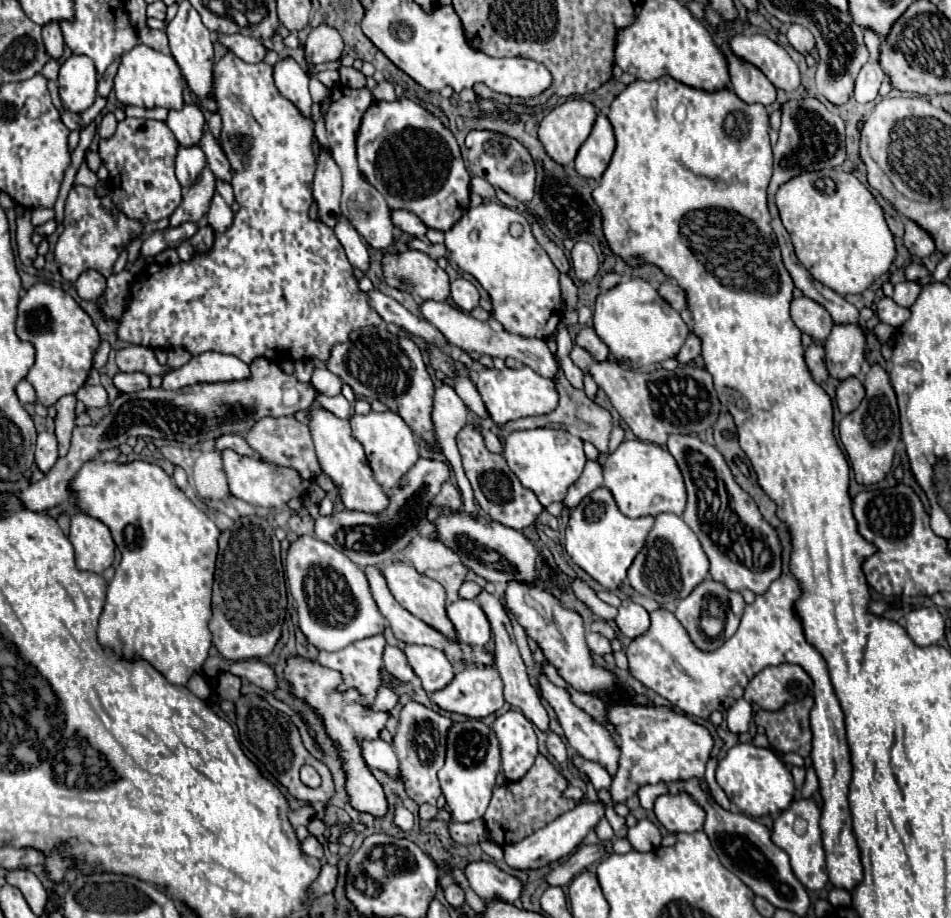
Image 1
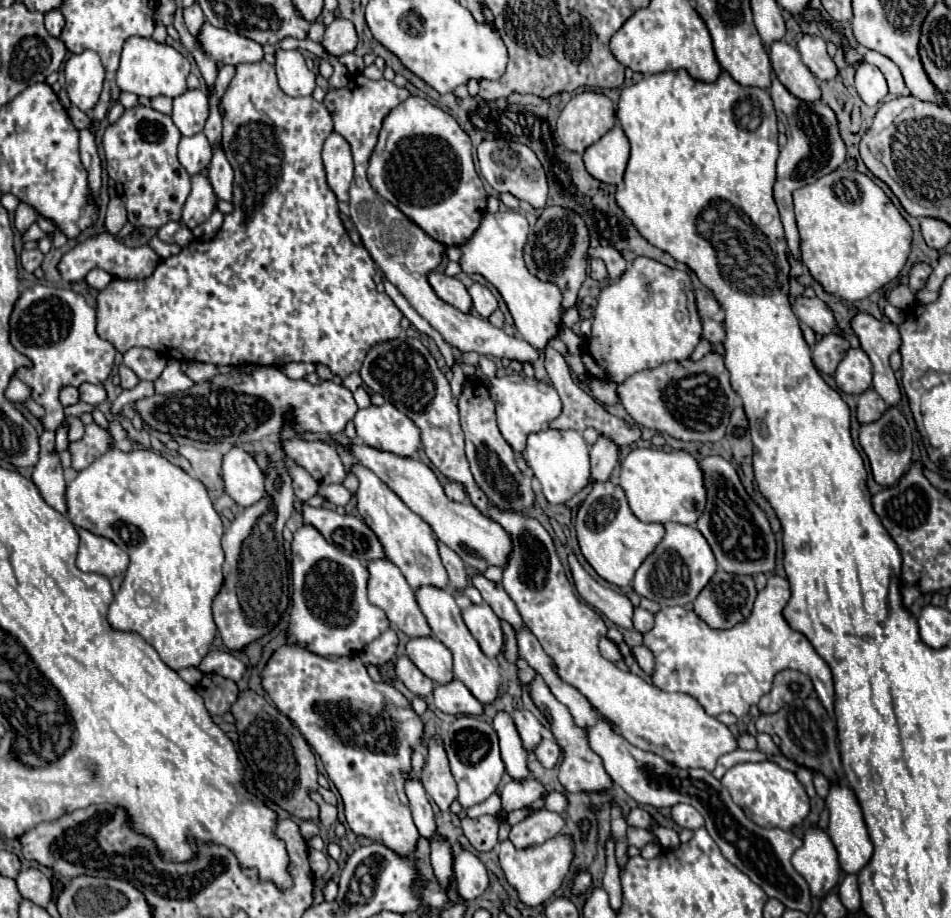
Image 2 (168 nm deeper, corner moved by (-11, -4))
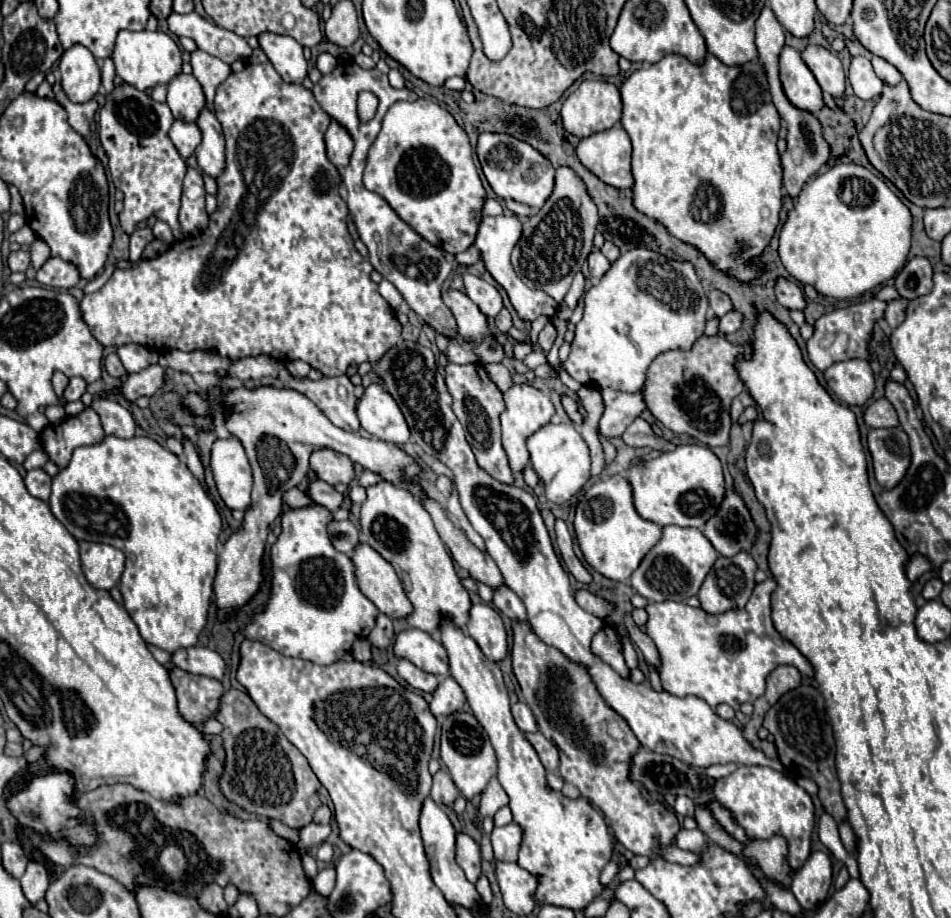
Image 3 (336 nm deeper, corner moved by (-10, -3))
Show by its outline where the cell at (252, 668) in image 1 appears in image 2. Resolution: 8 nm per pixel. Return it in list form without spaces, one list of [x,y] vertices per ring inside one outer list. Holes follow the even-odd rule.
[[[211,650],[209,654],[205,654],[205,658],[201,660],[197,668],[203,674],[219,674],[233,682],[239,682],[245,672],[245,664],[239,658],[235,658],[233,654],[223,652],[223,650]]]

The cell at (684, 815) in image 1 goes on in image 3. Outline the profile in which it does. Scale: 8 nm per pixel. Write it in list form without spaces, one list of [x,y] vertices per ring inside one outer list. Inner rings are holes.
[[[676,797],[676,805],[674,805],[674,811],[678,817],[694,817],[694,803],[688,799],[688,797]]]

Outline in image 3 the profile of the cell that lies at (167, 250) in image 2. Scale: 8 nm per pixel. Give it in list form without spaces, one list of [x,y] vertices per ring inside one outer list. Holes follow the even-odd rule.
[[[149,228],[137,229],[130,237],[129,259],[138,261],[145,247],[155,239]]]

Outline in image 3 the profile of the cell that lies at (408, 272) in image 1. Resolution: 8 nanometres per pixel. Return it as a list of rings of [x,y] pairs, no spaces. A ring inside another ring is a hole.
[[[456,289],[442,291],[442,299],[456,317],[460,339],[464,339],[464,343],[474,345],[476,351],[480,353],[480,363],[484,365],[484,363],[502,361],[504,349],[496,345],[492,333],[488,331],[486,317],[478,309],[478,305],[466,293]]]

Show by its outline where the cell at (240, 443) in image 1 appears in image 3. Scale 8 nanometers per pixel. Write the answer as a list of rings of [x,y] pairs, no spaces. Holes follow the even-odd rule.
[[[312,479],[308,485],[306,485],[306,493],[310,499],[314,499],[318,505],[326,507],[328,511],[336,511],[342,503],[342,495],[328,483],[320,481],[320,479]]]

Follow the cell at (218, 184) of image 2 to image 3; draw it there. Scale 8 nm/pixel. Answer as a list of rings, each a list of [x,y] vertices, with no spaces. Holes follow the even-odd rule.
[[[204,107],[204,113],[200,113],[196,125],[202,131],[202,143],[196,149],[196,161],[200,165],[200,171],[218,179],[226,167],[222,127],[206,107]]]

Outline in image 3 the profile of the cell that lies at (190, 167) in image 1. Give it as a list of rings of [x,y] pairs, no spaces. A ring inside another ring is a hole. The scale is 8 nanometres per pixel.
[[[174,121],[172,129],[170,129],[170,139],[176,145],[178,153],[182,155],[182,159],[188,159],[194,155],[196,147],[202,141],[202,133],[198,129],[198,125],[194,123],[182,123],[182,121]]]

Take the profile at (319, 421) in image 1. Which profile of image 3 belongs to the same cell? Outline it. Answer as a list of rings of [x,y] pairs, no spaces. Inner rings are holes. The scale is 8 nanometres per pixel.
[[[388,481],[370,485],[366,493],[368,499],[362,503],[360,511],[362,543],[376,549],[398,573],[404,591],[414,605],[414,613],[406,619],[408,625],[434,633],[442,615],[450,615],[460,627],[464,627],[468,621],[470,597],[454,571],[454,563],[446,553],[430,513],[408,489],[396,487]]]

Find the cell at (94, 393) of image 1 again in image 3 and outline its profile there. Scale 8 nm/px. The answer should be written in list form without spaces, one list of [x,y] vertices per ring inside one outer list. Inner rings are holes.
[[[72,377],[68,389],[64,391],[64,397],[66,397],[66,401],[80,401],[80,397],[86,393],[86,389],[88,389],[88,383],[82,377]]]

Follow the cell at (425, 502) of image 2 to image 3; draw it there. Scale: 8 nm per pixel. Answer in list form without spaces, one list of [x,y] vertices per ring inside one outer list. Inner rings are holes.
[[[236,387],[228,389],[228,401],[232,401],[232,417],[228,417],[228,431],[240,439],[246,449],[246,455],[252,465],[254,489],[252,505],[246,509],[242,527],[228,537],[218,555],[218,573],[214,581],[214,597],[218,607],[218,619],[226,621],[236,615],[240,607],[250,603],[262,583],[264,583],[264,551],[270,525],[284,511],[284,493],[292,487],[300,487],[308,475],[308,457],[316,449],[336,449],[336,453],[348,455],[354,463],[364,469],[380,475],[392,485],[406,485],[412,481],[424,483],[424,469],[420,463],[402,451],[394,443],[380,439],[364,439],[358,433],[348,433],[334,427],[324,413],[302,393],[292,389],[274,389],[274,387]]]

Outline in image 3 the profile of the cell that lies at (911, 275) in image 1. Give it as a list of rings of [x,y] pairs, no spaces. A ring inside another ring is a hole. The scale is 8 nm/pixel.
[[[926,257],[910,259],[898,271],[894,287],[908,301],[922,297],[924,293],[930,293],[930,289],[932,289],[932,267],[930,267],[928,259]]]

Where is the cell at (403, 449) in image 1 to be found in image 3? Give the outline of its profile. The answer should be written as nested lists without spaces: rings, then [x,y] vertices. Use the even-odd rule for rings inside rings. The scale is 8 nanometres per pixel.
[[[380,385],[366,387],[364,397],[358,401],[356,415],[360,427],[380,441],[404,445],[410,439],[410,429],[400,407]]]

